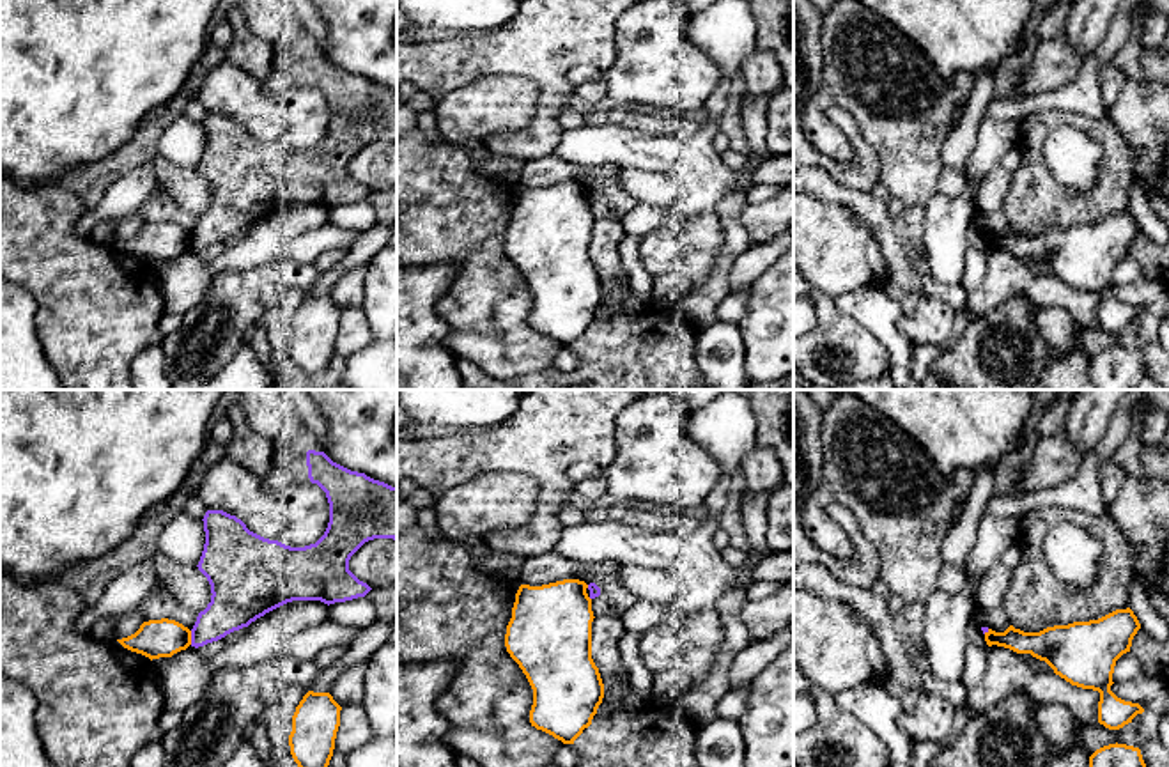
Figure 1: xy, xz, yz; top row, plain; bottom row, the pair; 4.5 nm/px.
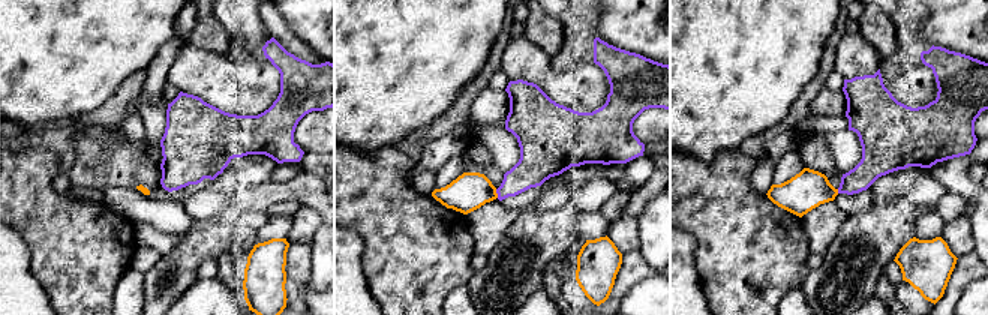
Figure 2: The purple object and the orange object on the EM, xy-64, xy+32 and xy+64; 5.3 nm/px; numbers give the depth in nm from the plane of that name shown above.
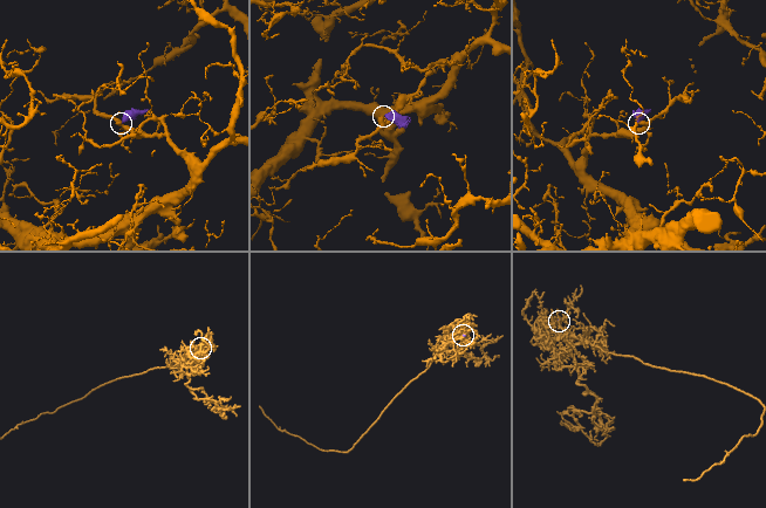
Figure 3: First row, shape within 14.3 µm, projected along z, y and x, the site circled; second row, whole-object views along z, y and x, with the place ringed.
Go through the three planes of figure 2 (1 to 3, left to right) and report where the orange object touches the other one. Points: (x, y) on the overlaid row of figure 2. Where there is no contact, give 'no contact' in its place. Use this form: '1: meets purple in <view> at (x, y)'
1: no contact
2: meets purple in xy+32 at (496, 192)
3: meets purple in xy+64 at (838, 191)

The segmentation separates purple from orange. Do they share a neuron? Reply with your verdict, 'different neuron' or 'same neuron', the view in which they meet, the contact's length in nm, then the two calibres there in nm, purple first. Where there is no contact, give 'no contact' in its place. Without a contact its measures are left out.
different neuron; contact in xy; length 60 nm; calibres 220 and 180 nm

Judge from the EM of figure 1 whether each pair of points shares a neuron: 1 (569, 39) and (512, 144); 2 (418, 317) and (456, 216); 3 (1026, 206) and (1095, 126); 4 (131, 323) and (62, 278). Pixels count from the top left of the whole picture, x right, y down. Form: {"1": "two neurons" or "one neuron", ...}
{"1": "one neuron", "2": "two neurons", "3": "one neuron", "4": "one neuron"}

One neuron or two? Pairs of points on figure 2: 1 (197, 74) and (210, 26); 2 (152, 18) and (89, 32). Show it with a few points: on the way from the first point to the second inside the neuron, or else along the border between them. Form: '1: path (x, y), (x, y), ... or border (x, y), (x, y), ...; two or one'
1: border (188, 42), (227, 54); two
2: path (137, 18), (104, 18); one

